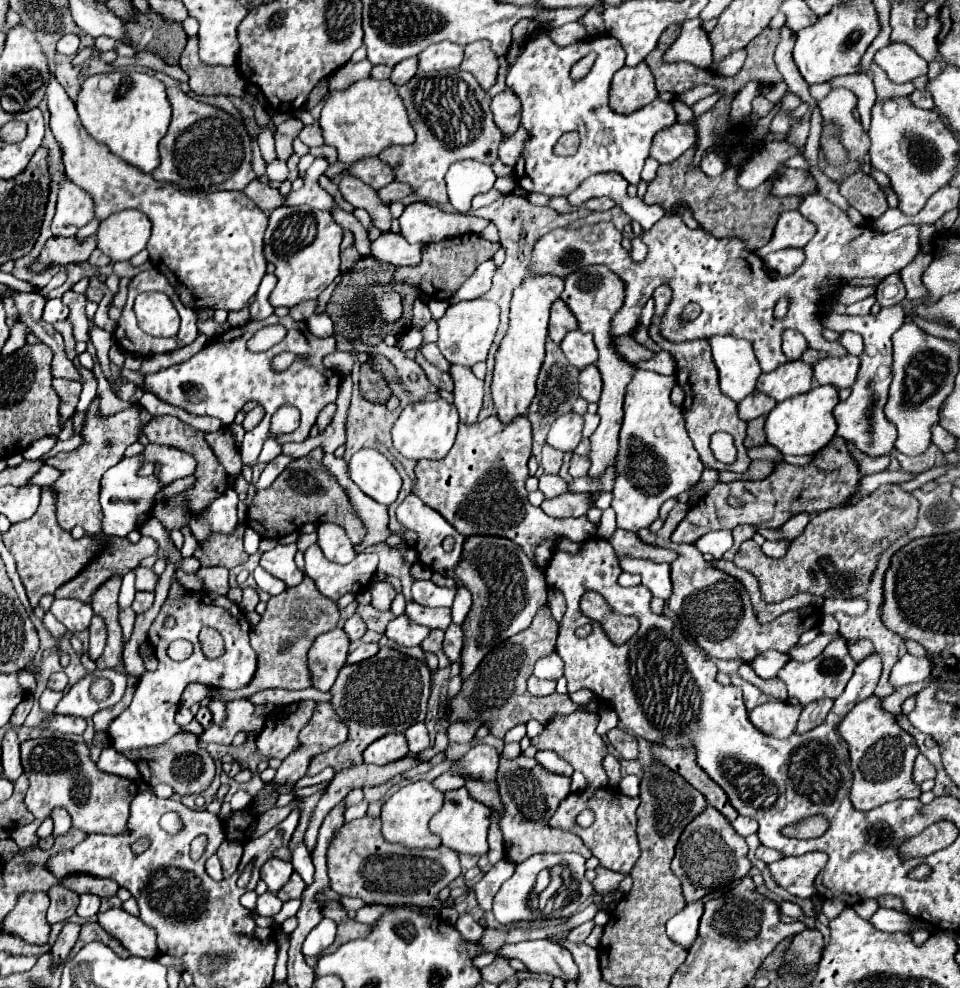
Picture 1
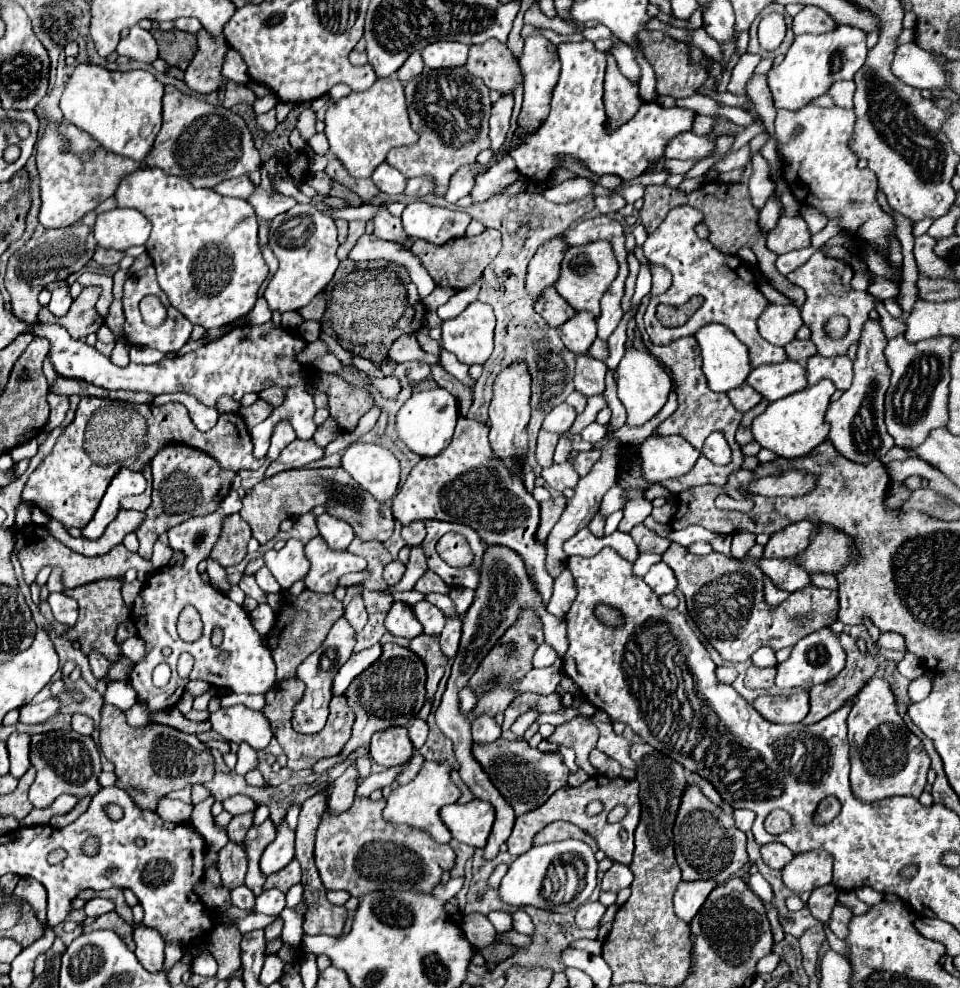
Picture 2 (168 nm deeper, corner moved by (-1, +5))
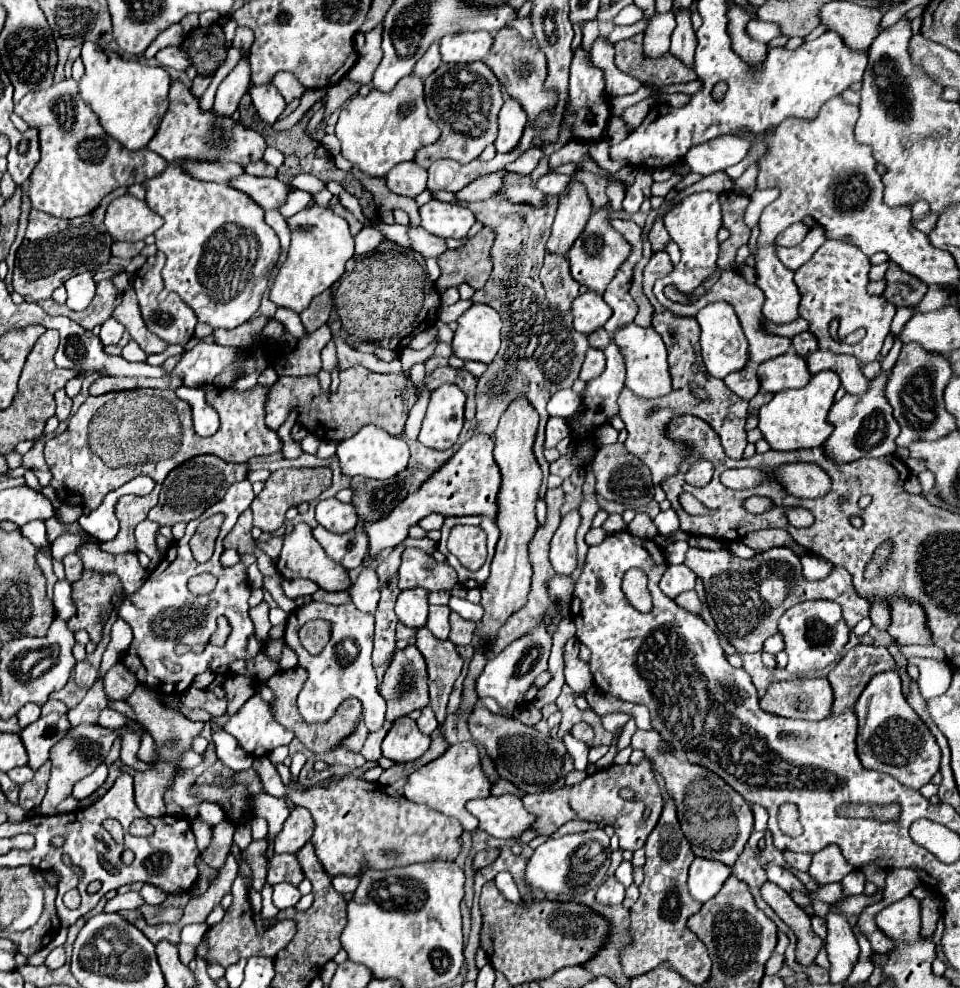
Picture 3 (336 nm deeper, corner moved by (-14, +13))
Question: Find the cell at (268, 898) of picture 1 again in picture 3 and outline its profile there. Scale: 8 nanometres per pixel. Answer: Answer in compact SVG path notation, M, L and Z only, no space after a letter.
M278 883L274 885L274 895L272 895L272 903L278 907L278 909L288 909L288 907L294 907L300 899L300 891L298 887L290 885L290 883Z

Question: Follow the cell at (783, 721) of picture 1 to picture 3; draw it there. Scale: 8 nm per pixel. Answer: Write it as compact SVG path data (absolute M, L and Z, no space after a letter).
M788 679L772 683L766 695L760 699L760 707L766 713L788 717L822 721L832 715L834 691L828 679Z

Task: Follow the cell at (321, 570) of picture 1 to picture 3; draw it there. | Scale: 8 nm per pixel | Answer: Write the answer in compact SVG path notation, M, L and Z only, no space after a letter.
M318 525L312 533L314 533L314 539L326 551L326 555L336 563L342 563L342 567L354 569L362 565L362 559L368 551L368 537L362 531L352 529L338 535Z

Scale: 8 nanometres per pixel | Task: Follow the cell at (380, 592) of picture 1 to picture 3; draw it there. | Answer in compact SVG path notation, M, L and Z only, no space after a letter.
M406 549L402 553L402 565L398 573L398 587L402 591L414 587L428 591L450 591L458 583L458 575L448 563L436 563L432 555L420 549Z

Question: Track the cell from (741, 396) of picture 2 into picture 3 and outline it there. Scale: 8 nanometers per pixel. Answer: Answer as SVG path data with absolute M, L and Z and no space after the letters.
M746 365L742 371L734 371L734 373L726 375L724 383L728 385L728 389L732 393L740 395L746 401L750 401L760 389L760 383L758 383L758 377L756 377L756 369L752 365Z

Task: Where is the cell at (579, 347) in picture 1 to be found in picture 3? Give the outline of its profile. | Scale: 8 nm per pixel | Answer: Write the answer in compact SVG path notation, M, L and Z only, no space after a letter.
M586 291L584 295L578 295L570 311L574 315L574 329L584 335L590 335L592 331L604 327L604 323L612 317L612 309L594 291Z

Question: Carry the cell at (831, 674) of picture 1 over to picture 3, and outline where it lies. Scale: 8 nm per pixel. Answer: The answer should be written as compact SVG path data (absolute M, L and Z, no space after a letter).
M804 601L788 609L780 621L778 631L784 639L784 651L788 653L788 671L794 673L808 673L818 671L836 661L842 653L844 645L848 643L848 625L842 619L842 611L834 601Z

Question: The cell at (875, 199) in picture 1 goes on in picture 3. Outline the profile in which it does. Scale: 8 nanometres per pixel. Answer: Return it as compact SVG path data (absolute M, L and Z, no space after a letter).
M890 263L886 271L886 289L882 297L896 307L910 307L916 311L916 305L926 293L926 283L922 283L918 277L912 277L910 273L902 271L898 265Z

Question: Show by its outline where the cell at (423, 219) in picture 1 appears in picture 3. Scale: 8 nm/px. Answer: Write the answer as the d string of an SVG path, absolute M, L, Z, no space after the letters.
M436 199L420 207L420 217L422 217L422 227L428 233L442 237L442 239L466 237L466 233L476 221L470 209L458 203L442 203Z

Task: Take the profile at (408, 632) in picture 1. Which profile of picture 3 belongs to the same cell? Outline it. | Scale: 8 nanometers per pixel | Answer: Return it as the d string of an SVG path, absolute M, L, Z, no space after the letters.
M420 587L402 591L396 599L396 615L408 627L424 627L428 615L428 591Z

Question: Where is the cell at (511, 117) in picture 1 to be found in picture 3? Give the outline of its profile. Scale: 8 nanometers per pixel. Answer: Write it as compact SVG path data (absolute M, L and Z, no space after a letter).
M516 99L504 101L498 113L498 137L494 141L496 153L510 153L518 147L526 125L526 113Z

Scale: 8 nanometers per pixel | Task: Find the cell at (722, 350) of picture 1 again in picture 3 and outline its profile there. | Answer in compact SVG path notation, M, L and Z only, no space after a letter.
M718 301L702 307L696 315L696 321L700 325L700 353L706 373L724 379L728 373L740 371L748 363L748 343L742 335L742 327L738 327L738 317L734 315L734 309L728 303Z

